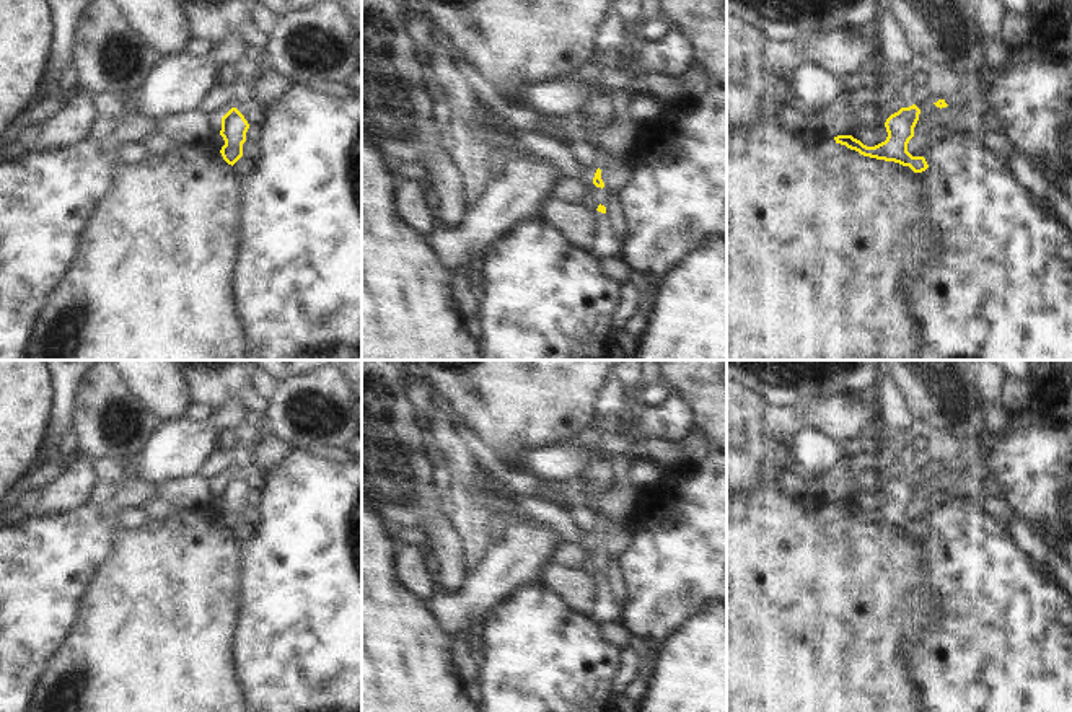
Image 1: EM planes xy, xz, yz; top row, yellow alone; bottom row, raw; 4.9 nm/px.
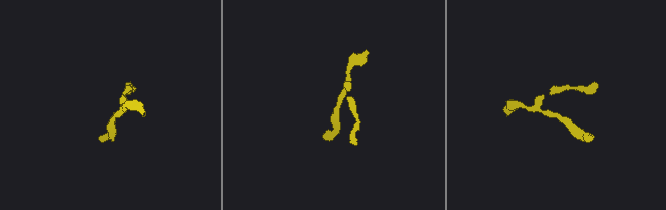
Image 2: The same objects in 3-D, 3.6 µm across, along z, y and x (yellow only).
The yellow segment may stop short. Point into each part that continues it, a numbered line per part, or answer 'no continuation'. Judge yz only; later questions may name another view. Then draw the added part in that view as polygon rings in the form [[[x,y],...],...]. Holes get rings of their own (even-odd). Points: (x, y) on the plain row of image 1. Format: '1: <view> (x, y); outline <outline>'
no continuation

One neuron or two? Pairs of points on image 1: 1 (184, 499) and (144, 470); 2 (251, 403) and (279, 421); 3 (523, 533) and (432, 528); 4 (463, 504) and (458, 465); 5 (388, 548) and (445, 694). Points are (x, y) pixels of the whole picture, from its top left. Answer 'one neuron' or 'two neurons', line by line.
1: two neurons
2: two neurons
3: two neurons
4: one neuron
5: one neuron

